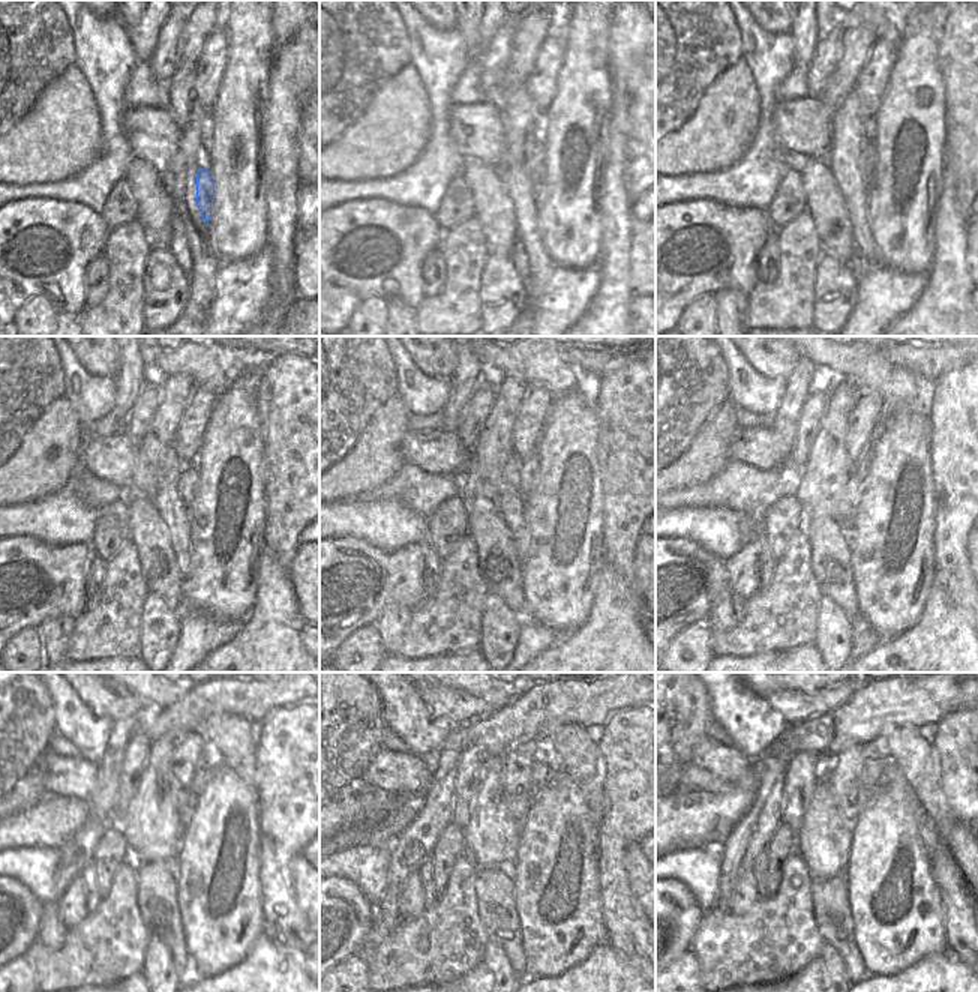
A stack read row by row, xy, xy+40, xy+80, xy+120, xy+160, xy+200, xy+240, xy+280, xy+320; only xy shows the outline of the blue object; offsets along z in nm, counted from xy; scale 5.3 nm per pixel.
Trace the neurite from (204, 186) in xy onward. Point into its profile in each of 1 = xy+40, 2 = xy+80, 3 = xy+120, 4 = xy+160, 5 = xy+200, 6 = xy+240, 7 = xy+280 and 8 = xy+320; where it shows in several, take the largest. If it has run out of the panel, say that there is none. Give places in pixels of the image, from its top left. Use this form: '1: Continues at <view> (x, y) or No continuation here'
1: Continues at xy+40 (536, 158)
2: Continues at xy+80 (867, 152)
3: Continues at xy+120 (189, 477)
4: Continues at xy+160 (527, 471)
5: Continues at xy+200 (861, 468)
6: Continues at xy+240 (204, 770)
7: Continues at xy+280 (545, 766)
8: Continues at xy+320 (875, 757).

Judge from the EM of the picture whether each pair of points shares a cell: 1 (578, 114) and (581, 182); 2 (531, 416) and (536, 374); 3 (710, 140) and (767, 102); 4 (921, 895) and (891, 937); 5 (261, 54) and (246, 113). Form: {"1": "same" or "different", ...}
{"1": "same", "2": "different", "3": "different", "4": "same", "5": "same"}

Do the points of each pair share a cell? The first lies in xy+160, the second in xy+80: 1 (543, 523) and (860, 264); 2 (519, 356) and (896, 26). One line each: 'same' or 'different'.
1: different
2: same

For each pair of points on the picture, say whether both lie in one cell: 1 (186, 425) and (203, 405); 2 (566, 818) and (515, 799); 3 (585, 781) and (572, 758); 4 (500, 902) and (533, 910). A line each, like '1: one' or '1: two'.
1: one
2: two
3: one
4: two

